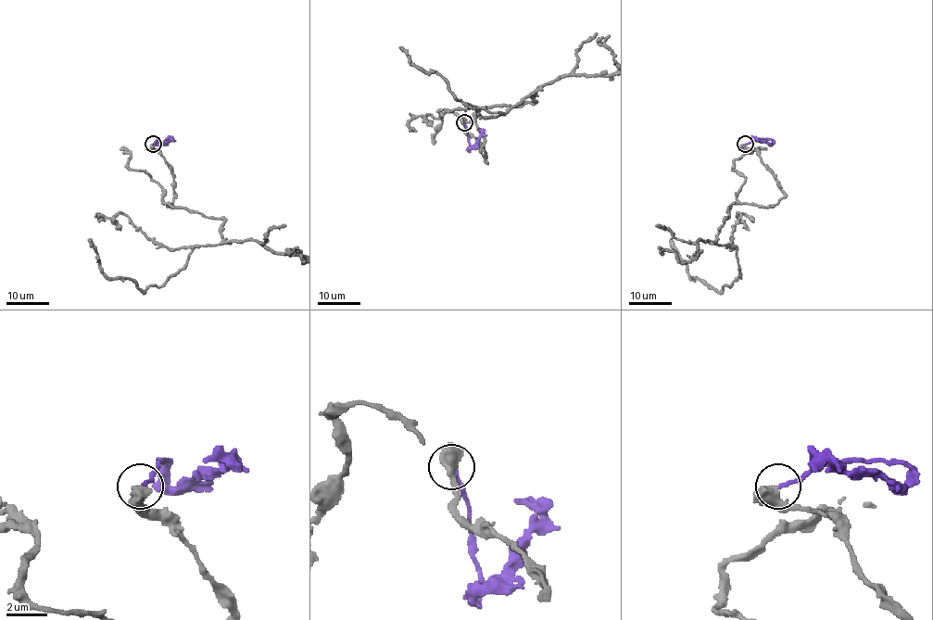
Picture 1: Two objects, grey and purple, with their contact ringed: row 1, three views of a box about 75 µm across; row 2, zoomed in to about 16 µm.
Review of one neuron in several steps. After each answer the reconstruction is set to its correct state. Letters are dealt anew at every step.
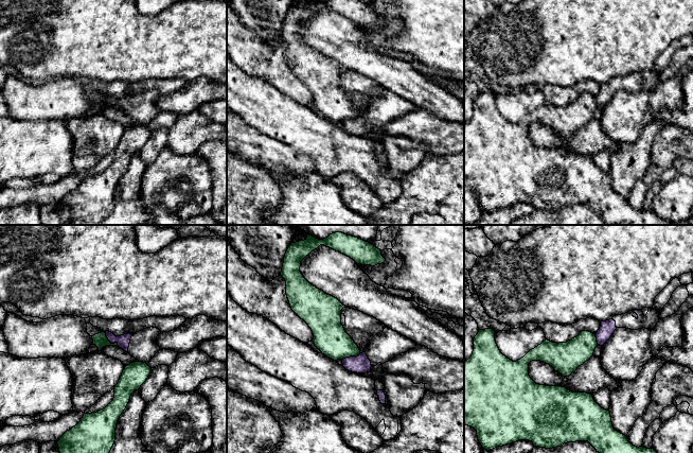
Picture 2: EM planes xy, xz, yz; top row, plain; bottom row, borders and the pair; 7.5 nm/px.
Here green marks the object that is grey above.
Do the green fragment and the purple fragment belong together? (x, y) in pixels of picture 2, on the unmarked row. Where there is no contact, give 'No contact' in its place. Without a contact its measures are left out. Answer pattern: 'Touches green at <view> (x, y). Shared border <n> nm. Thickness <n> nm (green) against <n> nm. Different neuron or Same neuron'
Touches green at xy (109, 104). Shared border 160 nm. Thickness 100 nm (green) against 100 nm. Different neuron

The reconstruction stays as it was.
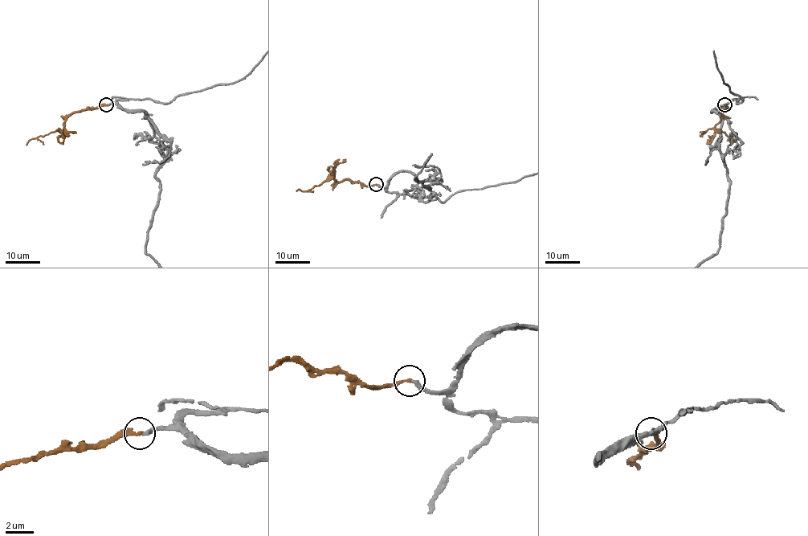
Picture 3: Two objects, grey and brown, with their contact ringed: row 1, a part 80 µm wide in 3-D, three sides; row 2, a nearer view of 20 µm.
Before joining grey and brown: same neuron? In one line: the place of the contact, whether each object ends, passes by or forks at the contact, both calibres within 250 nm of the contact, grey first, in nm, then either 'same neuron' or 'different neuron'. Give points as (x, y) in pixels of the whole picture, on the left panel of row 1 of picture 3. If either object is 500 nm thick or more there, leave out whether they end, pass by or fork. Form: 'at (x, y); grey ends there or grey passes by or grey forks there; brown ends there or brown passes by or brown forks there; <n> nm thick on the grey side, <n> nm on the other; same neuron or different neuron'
at (106, 104); grey ends there; brown ends there; 280 nm thick on the grey side, 240 nm on the other; different neuron

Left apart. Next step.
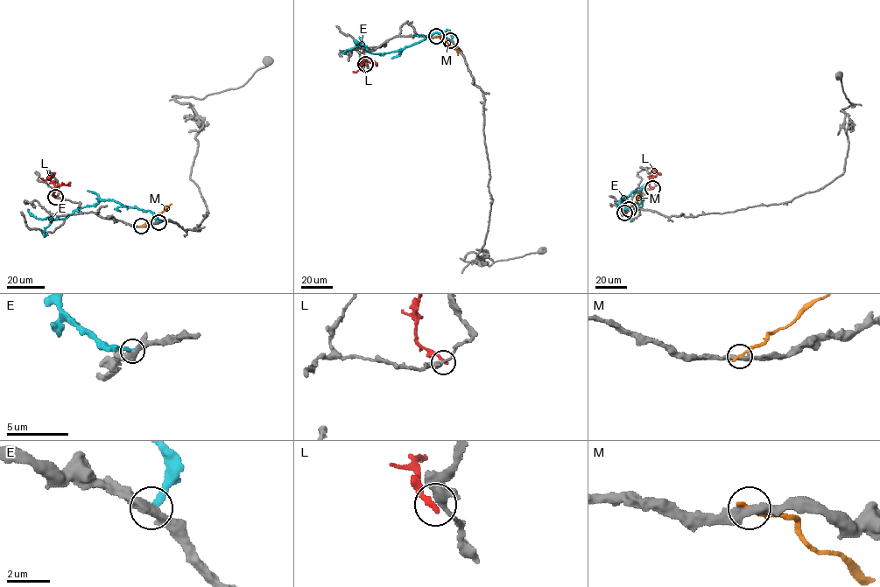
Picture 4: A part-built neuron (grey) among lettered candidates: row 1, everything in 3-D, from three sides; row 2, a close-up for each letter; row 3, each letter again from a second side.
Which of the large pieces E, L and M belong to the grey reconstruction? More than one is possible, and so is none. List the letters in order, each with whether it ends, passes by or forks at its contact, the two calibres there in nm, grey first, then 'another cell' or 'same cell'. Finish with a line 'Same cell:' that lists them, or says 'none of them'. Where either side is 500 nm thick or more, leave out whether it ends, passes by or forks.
E: it ends there; 480 nm thick on the grey side, 360 nm on the other; another cell
L: it ends there; 380 nm thick on the grey side, 280 nm on the other; another cell
M: it ends there; 400 nm thick on the grey side, 240 nm on the other; another cell
Same cell: none of them

